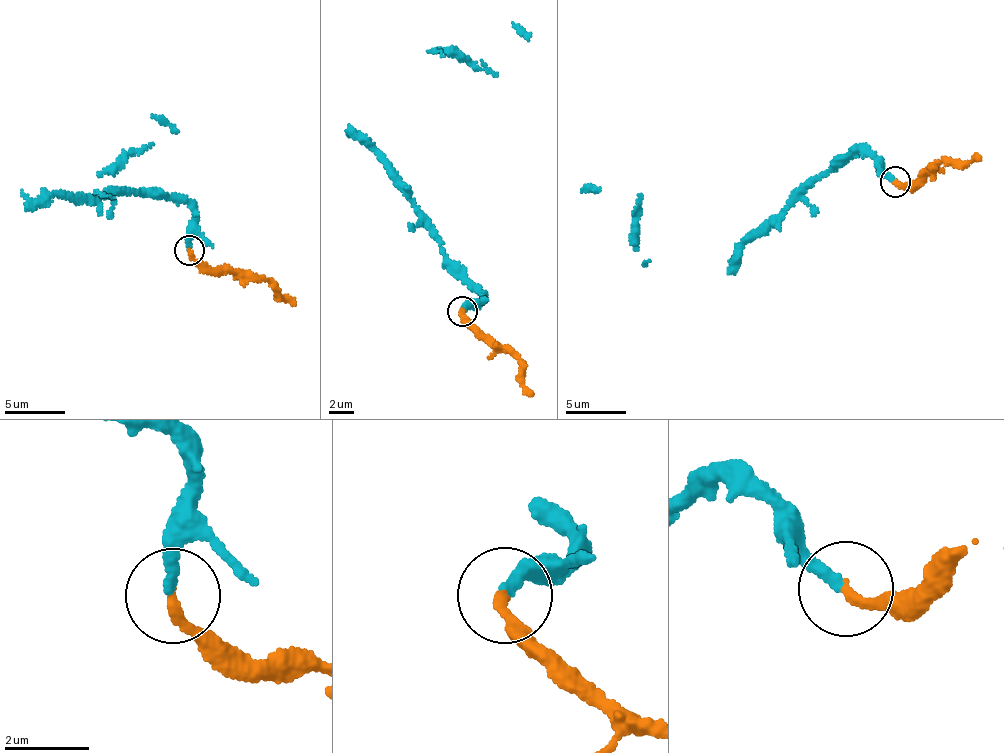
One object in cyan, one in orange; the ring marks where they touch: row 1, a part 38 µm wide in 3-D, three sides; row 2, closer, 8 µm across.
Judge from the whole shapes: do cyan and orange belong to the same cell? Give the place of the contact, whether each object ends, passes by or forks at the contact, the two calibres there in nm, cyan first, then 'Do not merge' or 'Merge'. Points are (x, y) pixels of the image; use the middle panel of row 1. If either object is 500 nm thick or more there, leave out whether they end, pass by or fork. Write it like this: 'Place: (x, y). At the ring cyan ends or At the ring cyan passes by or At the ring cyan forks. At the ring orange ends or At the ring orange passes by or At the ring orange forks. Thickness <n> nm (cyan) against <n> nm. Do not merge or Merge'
Place: (462, 311). At the ring cyan ends. At the ring orange ends. Thickness 260 nm (cyan) against 220 nm. Merge

